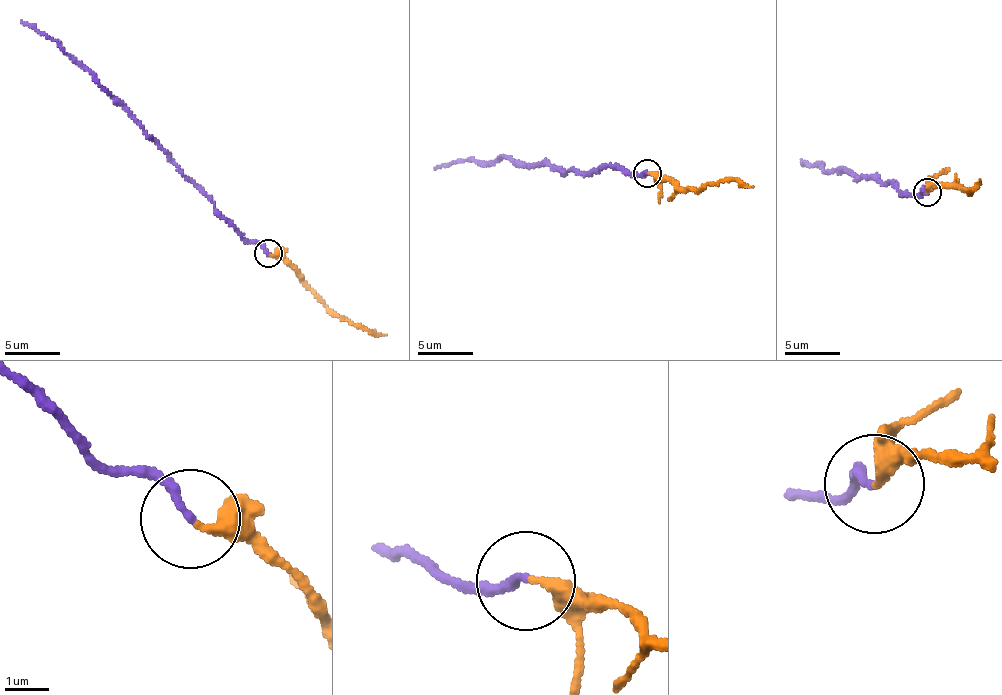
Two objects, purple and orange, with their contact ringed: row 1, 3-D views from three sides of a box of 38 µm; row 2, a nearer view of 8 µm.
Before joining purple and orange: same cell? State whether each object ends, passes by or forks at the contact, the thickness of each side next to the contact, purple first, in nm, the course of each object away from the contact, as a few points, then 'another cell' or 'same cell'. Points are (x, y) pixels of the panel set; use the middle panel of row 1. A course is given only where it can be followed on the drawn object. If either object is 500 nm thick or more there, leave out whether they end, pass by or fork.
purple ends there; orange ends there; 190 nm thick on the purple side, 320 nm on the other; purple runs (646, 174), (608, 166), (588, 174), (543, 164), (523, 165), (500, 157), (488, 162), (466, 160), (435, 169); orange runs (649, 172), (697, 189), (723, 180), (753, 186); same cell

